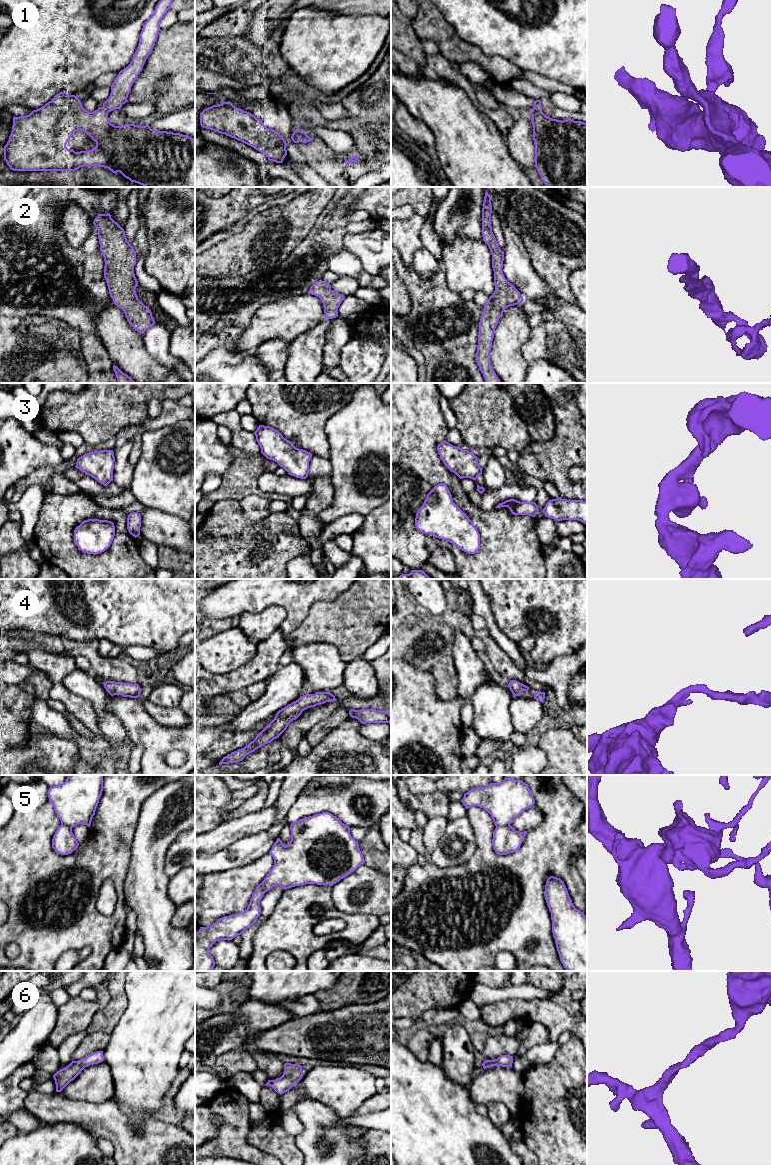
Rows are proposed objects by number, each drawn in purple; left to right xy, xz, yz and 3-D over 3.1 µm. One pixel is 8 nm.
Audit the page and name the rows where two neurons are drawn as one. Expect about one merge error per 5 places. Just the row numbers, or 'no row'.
no row

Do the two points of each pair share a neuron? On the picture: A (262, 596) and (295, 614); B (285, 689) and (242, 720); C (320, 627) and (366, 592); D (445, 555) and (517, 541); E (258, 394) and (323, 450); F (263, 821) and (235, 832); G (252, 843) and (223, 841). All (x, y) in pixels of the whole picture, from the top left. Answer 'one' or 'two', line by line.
A: one
B: one
C: one
D: two
E: one
F: one
G: two

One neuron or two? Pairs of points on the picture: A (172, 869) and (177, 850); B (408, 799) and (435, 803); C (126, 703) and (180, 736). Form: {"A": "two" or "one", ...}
{"A": "one", "B": "one", "C": "one"}

